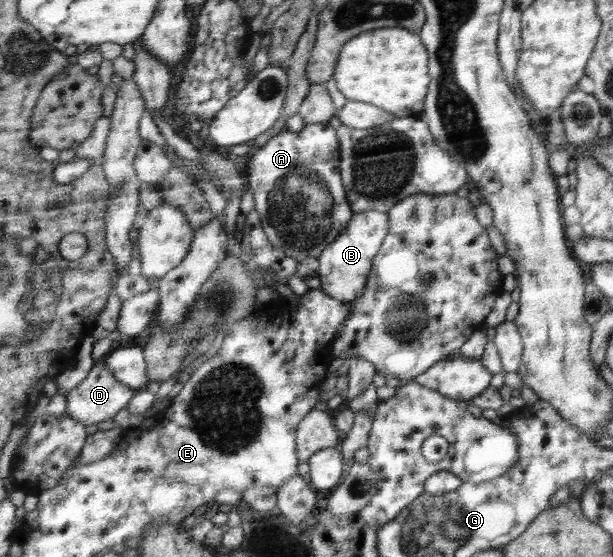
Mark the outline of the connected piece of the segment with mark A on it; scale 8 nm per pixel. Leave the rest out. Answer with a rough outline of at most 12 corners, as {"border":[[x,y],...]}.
{"border":[[329,123],[255,150],[247,190],[272,248],[317,259],[352,212]]}

